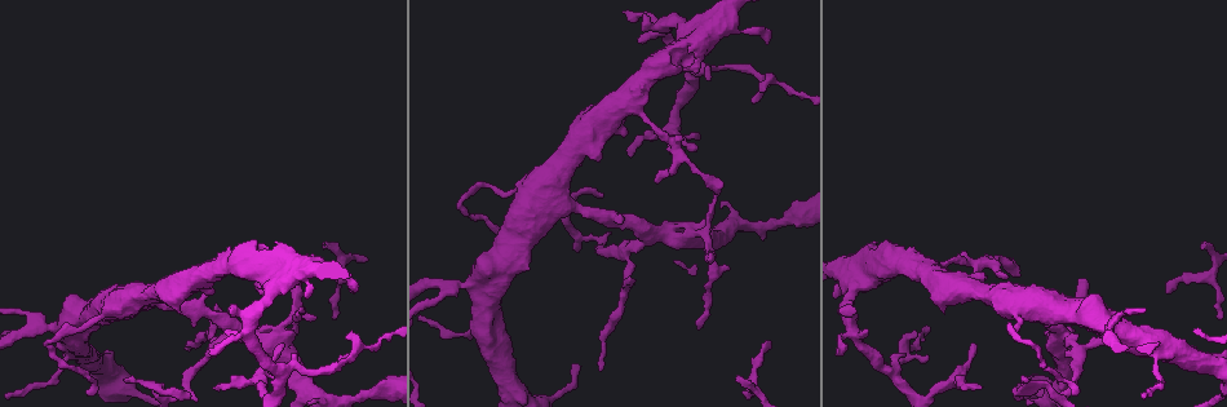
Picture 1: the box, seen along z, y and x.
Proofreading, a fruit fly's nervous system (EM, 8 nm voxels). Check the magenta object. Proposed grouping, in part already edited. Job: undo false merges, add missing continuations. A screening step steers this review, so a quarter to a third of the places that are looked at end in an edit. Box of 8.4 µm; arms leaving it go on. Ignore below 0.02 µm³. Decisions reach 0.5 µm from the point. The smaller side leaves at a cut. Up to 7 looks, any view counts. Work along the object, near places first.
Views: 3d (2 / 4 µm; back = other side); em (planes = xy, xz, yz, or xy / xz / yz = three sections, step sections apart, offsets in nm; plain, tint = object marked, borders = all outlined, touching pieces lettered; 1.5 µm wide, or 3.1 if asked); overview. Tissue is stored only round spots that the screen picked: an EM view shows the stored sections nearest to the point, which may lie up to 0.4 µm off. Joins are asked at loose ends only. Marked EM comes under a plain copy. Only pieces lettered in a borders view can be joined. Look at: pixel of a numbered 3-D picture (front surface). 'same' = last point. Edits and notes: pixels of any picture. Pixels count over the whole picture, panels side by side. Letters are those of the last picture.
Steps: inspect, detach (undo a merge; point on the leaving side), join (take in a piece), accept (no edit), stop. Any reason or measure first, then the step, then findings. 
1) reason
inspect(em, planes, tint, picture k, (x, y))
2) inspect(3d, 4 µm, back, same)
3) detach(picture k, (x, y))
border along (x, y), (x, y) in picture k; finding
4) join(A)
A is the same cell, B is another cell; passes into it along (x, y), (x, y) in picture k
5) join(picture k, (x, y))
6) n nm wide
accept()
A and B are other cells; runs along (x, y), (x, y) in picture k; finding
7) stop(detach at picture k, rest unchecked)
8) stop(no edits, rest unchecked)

thin end
inspect(3d, 2 µm, picture 1, (630, 281))

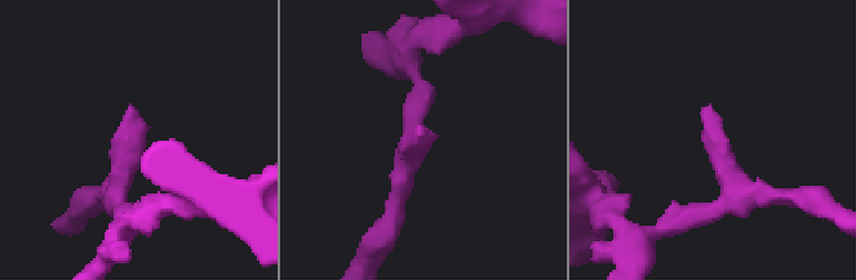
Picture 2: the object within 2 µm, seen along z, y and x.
inspect(em, xz, step 8, tint, picture 2, (419, 137))

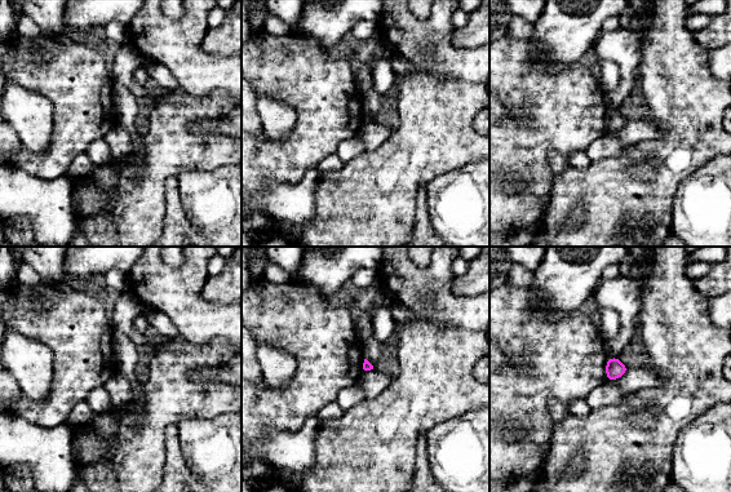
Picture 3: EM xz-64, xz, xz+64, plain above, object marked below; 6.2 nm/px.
another direction
inspect(em, planes, borders, same)

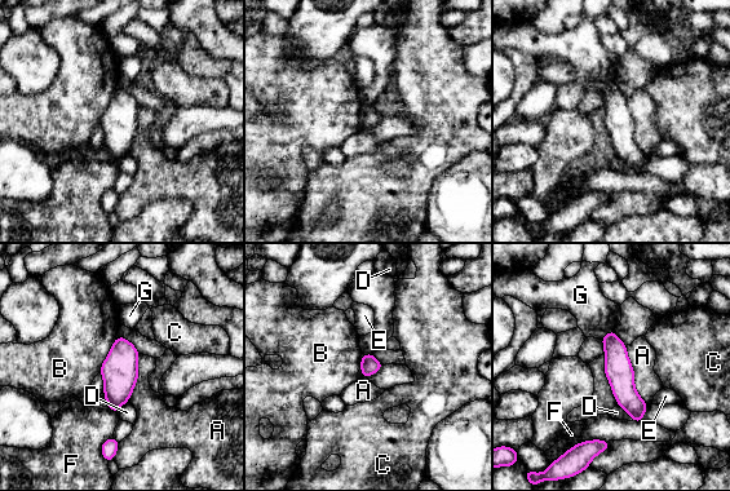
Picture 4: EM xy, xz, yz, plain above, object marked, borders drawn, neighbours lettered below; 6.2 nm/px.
110 nm wide
accept()
A, B, C, D, E, F and G are other cells; border along (625, 345), (635, 389), (647, 405) in picture 4; none of them fits

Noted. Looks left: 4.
an open end
inspect(em, planes, borders, picture 1, (754, 101))

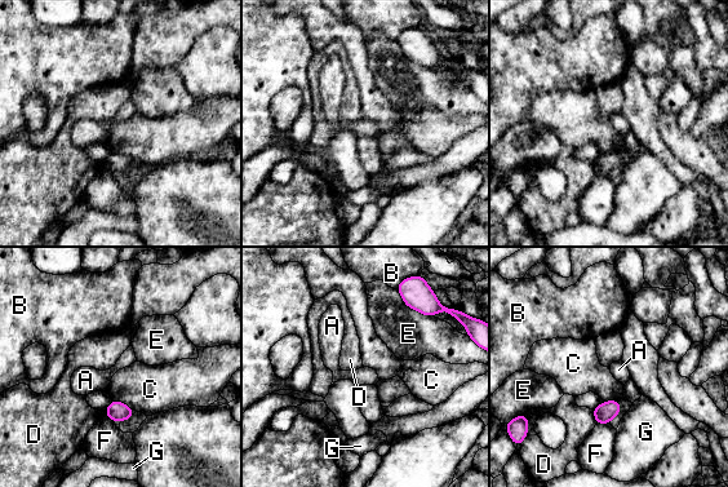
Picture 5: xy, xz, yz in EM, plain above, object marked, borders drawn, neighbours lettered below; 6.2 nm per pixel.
accept()
A, B, C, D, E, F and G are other cells; border along (112, 398), (133, 408) in picture 5; no lettered piece goes on from it

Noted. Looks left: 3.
free end
inspect(em, yz, step 4, borders, picture 1, (260, 292))

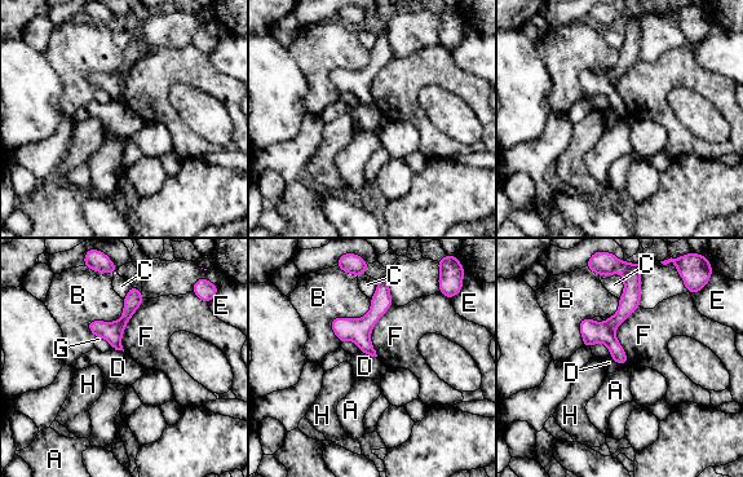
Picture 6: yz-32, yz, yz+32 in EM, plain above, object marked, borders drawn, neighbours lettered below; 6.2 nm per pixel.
F touches over 360 nm
accept()
A, B, C, D, E, F, G and H are other cells; runs along (635, 286), (610, 326), (622, 361) in picture 6; none of them fits

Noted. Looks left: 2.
stop(no edits, rest unchecked)

